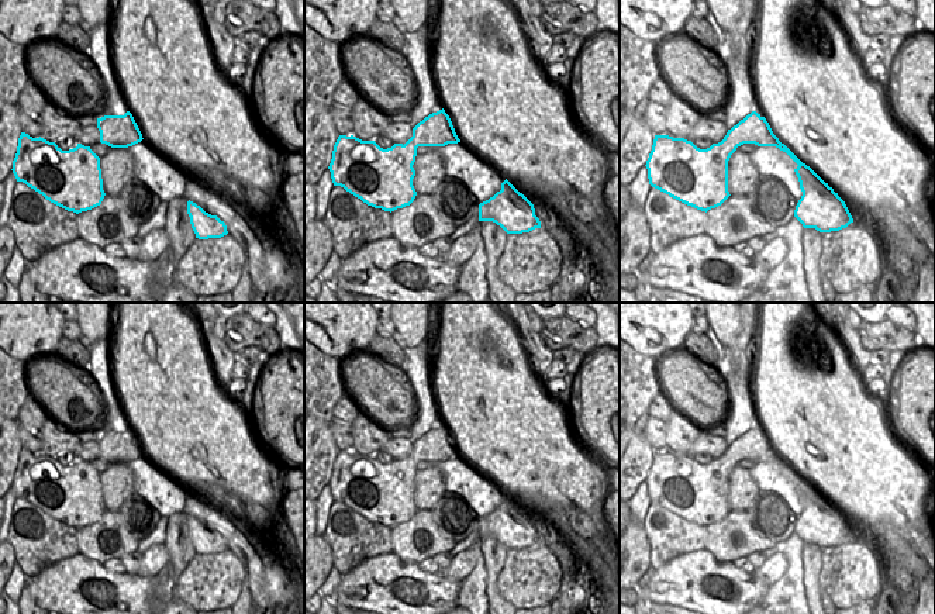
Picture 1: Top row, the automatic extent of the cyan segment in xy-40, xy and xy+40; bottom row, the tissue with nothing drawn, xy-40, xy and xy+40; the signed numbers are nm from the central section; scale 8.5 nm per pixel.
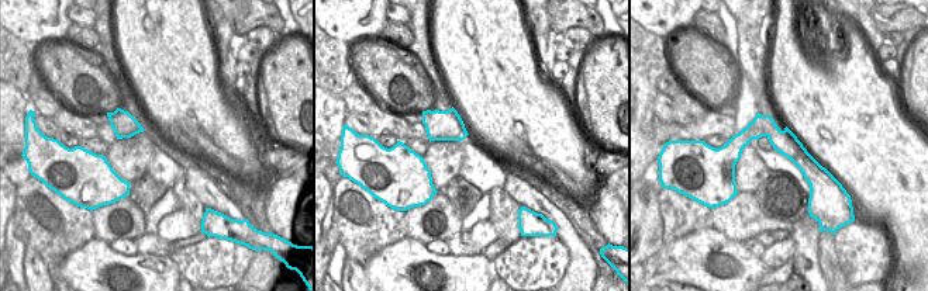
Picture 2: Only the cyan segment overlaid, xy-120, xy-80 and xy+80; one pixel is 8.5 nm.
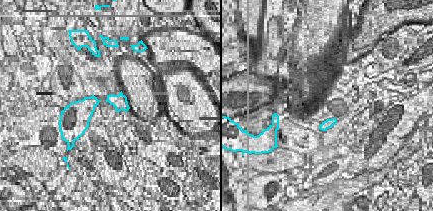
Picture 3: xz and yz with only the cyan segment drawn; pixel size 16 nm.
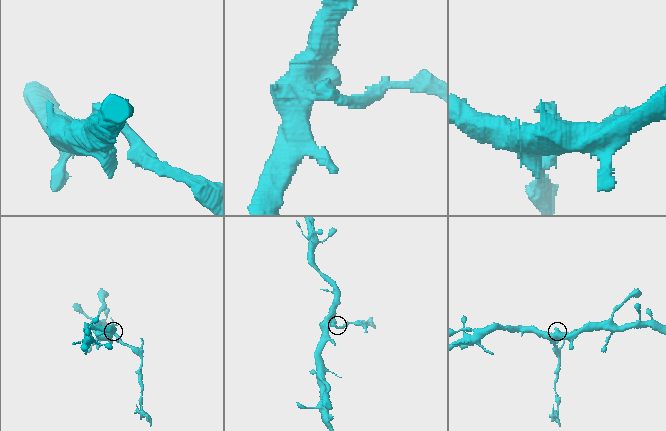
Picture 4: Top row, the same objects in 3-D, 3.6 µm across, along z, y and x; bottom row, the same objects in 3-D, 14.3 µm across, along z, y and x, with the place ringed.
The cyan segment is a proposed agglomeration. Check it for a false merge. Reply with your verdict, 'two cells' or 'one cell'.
two cells

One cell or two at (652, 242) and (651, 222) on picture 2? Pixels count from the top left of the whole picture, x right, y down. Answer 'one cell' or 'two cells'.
one cell

